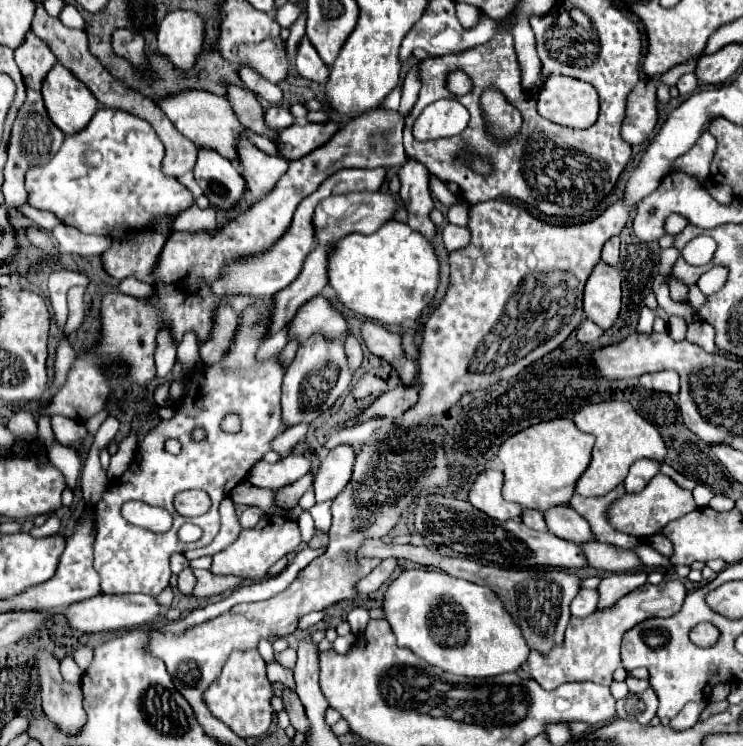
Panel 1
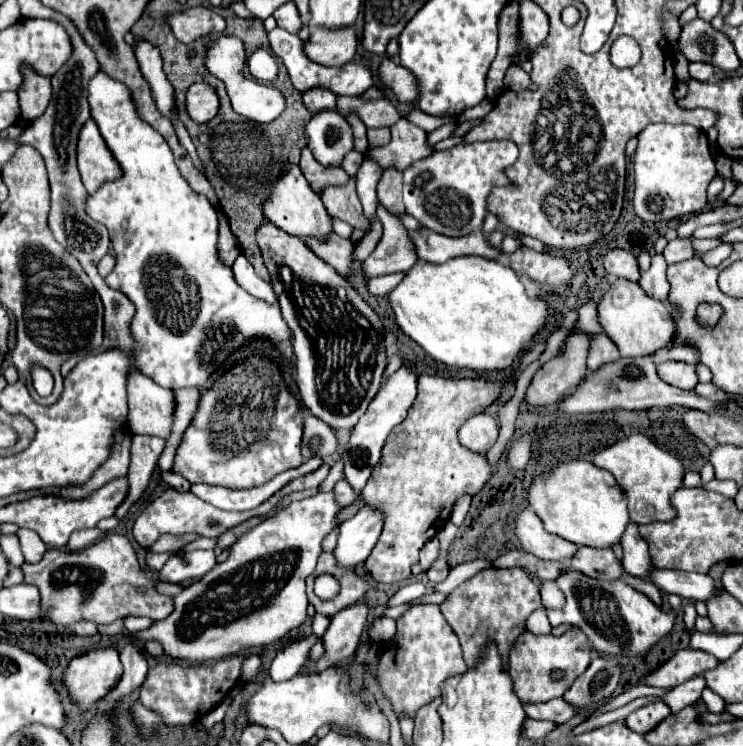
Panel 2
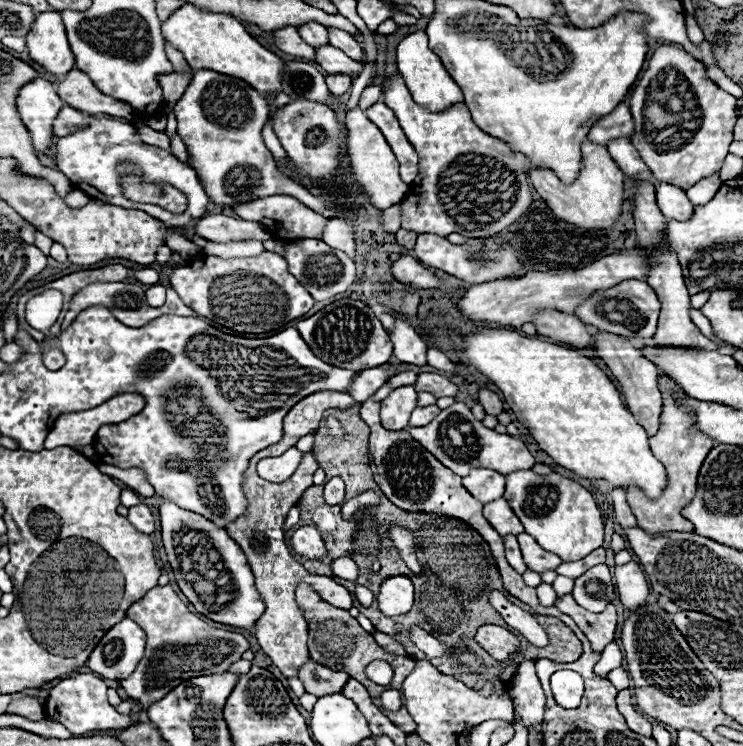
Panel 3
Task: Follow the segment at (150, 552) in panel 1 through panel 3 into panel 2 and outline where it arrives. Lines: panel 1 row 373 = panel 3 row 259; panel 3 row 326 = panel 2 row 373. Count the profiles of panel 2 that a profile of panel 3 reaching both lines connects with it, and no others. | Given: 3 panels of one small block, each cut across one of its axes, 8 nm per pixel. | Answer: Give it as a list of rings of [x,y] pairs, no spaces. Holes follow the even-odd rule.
[[[250,358],[246,362],[242,362],[240,366],[232,368],[230,372],[226,372],[224,376],[220,376],[212,388],[208,390],[202,390],[202,398],[200,398],[200,408],[198,408],[198,414],[192,422],[192,426],[186,430],[184,434],[184,440],[178,448],[178,454],[176,454],[176,464],[174,464],[174,472],[182,474],[186,480],[190,480],[192,484],[196,482],[206,482],[206,484],[216,484],[216,486],[226,486],[226,488],[252,488],[252,486],[258,486],[258,484],[264,484],[268,482],[272,476],[284,472],[284,470],[290,470],[290,468],[296,468],[302,464],[302,456],[300,456],[300,438],[302,438],[302,408],[300,408],[300,402],[292,396],[290,388],[284,384],[282,380],[282,374],[280,370],[266,358]]]

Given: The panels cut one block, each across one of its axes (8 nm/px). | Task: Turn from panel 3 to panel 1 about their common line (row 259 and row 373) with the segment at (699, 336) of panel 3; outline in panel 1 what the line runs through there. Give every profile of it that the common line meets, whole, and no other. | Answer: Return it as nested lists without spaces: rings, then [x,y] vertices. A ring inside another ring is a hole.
[[[654,372],[654,374],[644,374],[638,378],[640,384],[648,390],[656,392],[668,392],[676,394],[678,392],[678,374],[676,372]]]

